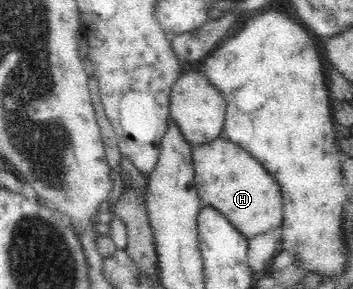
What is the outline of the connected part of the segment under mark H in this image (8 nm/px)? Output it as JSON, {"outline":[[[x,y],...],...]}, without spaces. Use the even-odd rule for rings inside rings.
{"outline":[[[220,136],[209,144],[193,147],[192,156],[195,187],[202,205],[212,206],[219,211],[247,239],[263,234],[271,228],[280,228],[284,217],[281,188],[277,181],[271,178],[271,174],[249,152]]]}

